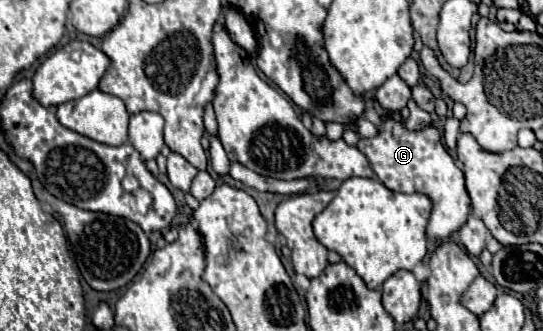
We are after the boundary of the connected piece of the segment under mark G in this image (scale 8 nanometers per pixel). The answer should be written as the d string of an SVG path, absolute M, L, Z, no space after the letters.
M393 117L383 121L383 129L373 139L359 139L359 151L369 159L371 169L379 181L397 193L423 193L431 199L433 211L427 225L427 239L441 241L459 231L469 217L471 199L465 189L463 171L447 153L439 131L431 125L421 131L407 131L405 125Z

